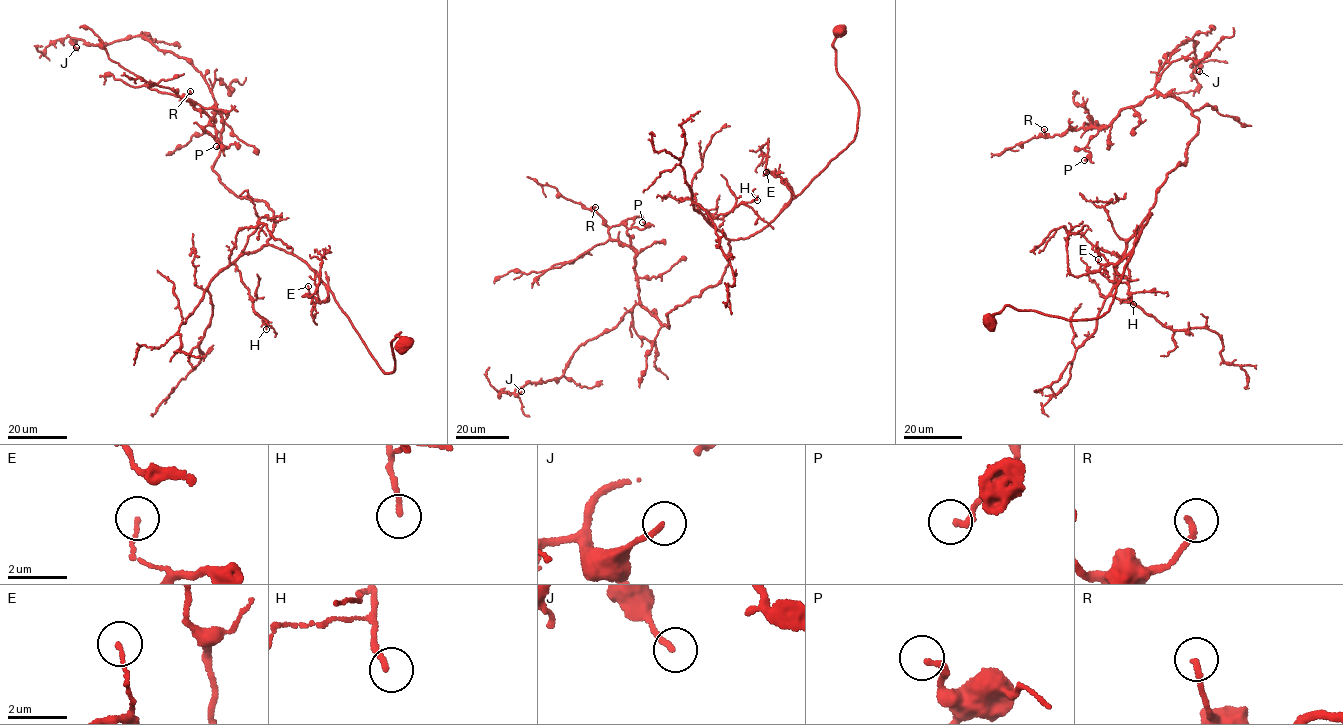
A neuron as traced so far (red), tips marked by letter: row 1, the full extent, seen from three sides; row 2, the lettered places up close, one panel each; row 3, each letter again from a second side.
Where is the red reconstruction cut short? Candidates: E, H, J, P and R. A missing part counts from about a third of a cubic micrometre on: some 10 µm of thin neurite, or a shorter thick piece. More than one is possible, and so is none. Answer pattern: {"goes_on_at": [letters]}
{"goes_on_at": ["H"]}

